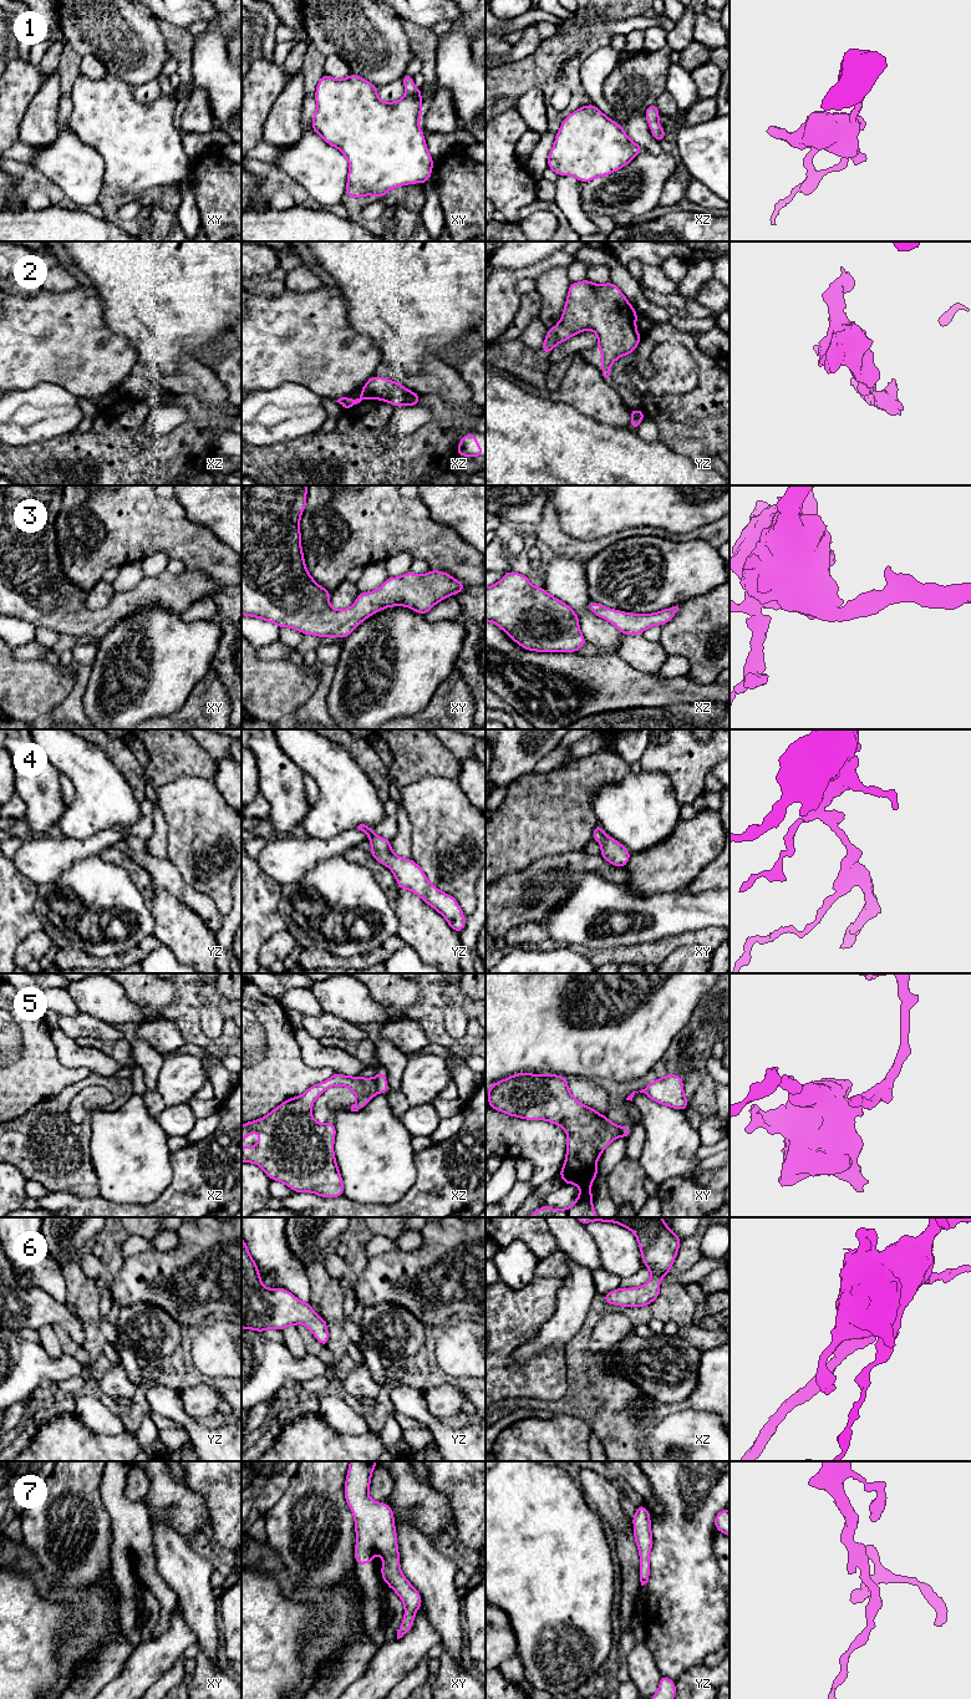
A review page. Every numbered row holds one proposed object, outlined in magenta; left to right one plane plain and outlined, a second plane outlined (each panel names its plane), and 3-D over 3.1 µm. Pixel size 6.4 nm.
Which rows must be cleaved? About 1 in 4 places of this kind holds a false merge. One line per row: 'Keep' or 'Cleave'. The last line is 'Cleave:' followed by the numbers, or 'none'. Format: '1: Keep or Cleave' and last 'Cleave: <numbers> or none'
1: Keep
2: Cleave
3: Keep
4: Keep
5: Cleave
6: Keep
7: Keep
Cleave: 2, 5

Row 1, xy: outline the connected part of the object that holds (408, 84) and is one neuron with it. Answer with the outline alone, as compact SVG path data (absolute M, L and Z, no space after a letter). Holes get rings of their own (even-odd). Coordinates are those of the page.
M355 73L345 80L324 75L317 82L317 108L311 128L347 158L350 169L345 194L352 198L380 198L396 187L425 184L431 178L433 158L418 126L422 117L422 90L415 87L413 76L405 73L402 80L406 93L397 102L381 101L377 87Z

